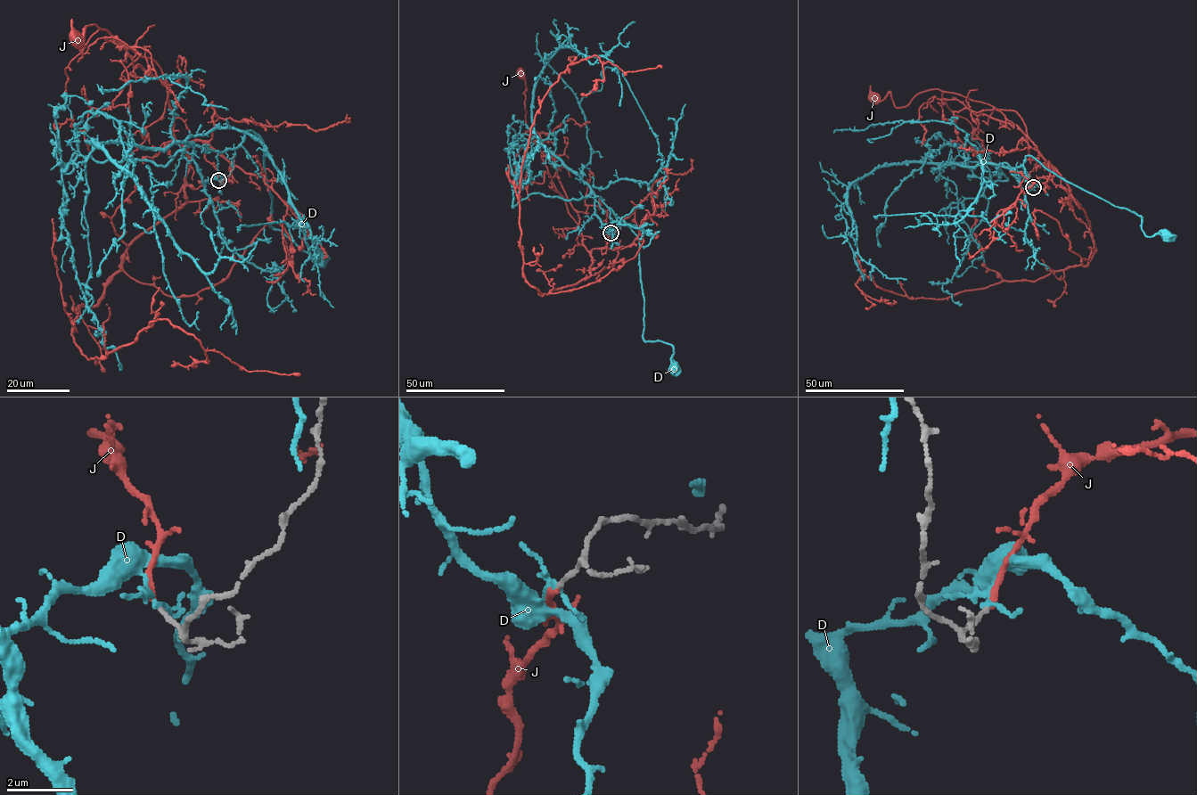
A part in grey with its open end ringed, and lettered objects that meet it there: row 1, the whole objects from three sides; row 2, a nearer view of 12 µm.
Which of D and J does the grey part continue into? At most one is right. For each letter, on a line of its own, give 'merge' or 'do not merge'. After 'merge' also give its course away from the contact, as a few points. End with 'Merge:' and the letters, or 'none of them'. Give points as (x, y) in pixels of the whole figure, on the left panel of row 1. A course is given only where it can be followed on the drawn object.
D: do not merge
J: merge; it runs (218, 180), (200, 141), (175, 136), (153, 60), (96, 24), (83, 53), (84, 31), (76, 39)
Merge: J

